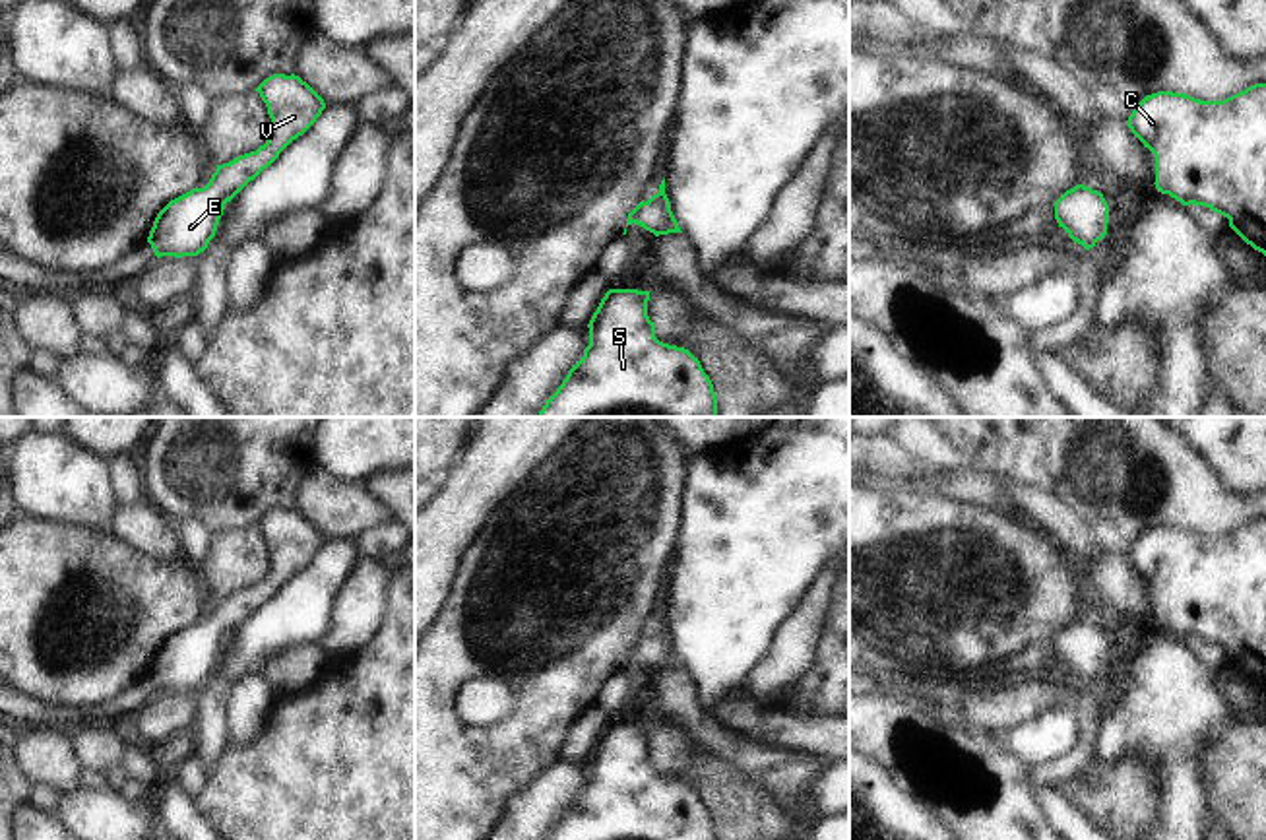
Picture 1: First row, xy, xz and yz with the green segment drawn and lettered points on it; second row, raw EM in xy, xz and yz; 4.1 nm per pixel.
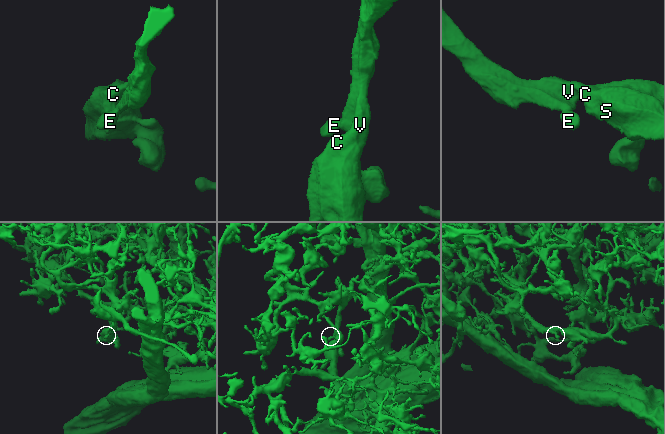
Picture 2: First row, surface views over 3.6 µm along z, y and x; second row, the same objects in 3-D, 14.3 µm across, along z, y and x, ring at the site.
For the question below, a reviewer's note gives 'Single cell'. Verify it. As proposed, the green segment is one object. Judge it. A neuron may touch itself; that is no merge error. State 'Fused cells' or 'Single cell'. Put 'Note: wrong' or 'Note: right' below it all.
Single cell
Note: right

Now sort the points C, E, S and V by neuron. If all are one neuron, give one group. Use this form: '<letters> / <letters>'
C E S V

